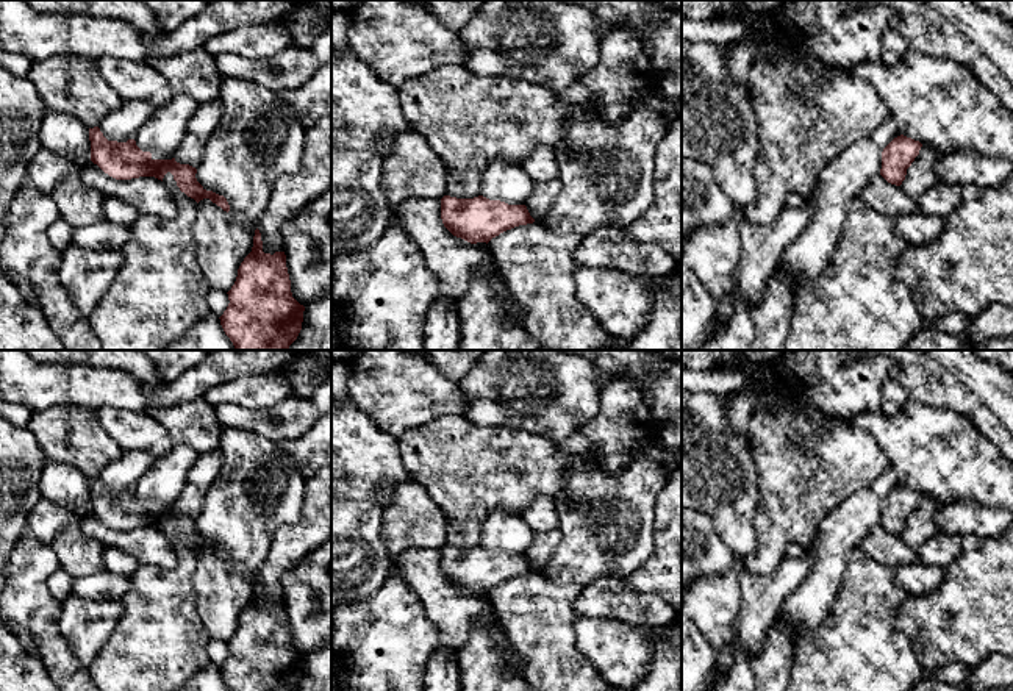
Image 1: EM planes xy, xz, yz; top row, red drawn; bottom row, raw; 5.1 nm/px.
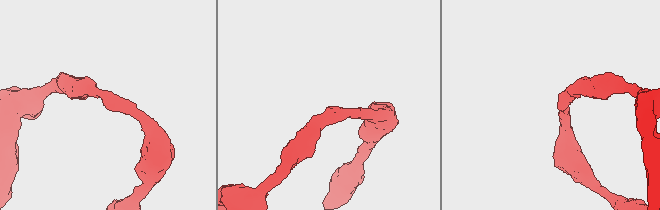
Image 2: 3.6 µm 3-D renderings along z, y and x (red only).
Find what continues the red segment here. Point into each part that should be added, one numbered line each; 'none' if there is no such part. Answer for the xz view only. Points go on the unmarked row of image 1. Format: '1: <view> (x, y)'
none

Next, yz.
none

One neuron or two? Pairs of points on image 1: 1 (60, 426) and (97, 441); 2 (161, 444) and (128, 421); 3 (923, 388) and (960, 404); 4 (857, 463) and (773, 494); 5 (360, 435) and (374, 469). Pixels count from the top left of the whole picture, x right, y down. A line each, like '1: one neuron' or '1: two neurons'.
1: one neuron
2: one neuron
3: one neuron
4: one neuron
5: one neuron

